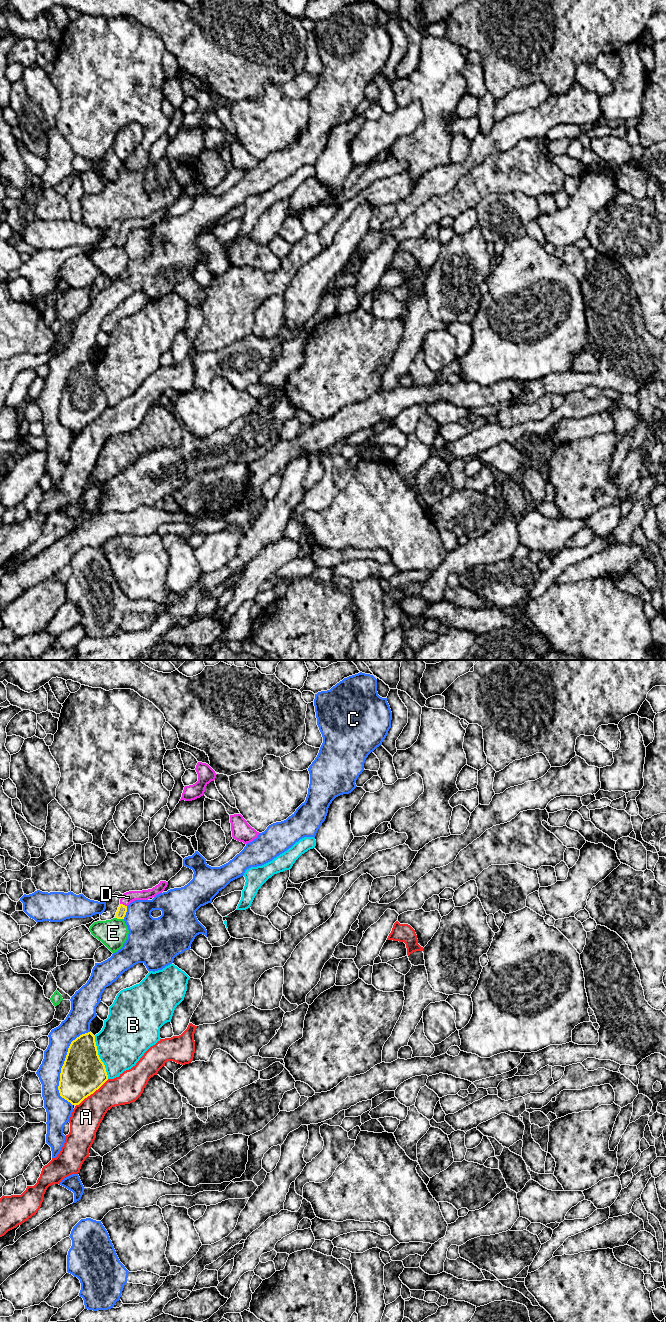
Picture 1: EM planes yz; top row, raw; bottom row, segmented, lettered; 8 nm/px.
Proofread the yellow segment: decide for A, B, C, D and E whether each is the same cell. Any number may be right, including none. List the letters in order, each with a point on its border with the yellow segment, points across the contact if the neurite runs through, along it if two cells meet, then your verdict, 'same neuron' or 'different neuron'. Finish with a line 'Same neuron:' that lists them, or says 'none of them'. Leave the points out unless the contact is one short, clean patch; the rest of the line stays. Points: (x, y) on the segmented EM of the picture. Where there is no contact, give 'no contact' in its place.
A: yz (91, 1093) | along yz (108, 1079), (75, 1106) | different neuron
B: yz (99, 1057) | different neuron
C: yz (62, 1066) | different neuron
D: yz (122, 904) | across yz (122, 909), (122, 904), (128, 897) | same neuron
E: yz (119, 918) | different neuron
Same neuron: D

